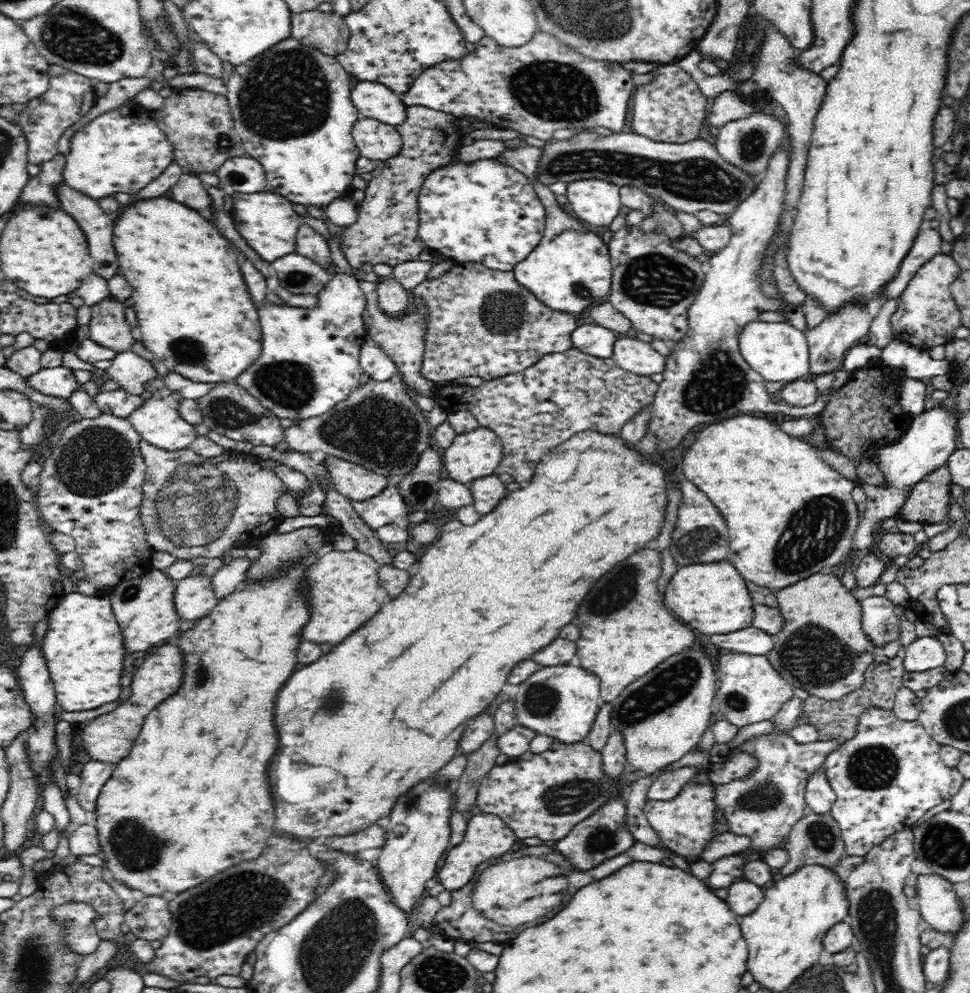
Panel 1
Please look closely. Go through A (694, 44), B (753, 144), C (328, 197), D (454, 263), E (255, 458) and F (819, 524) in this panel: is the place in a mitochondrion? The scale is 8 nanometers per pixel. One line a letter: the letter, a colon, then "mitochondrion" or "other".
A: other
B: mitochondrion
C: other
D: other
E: other
F: mitochondrion

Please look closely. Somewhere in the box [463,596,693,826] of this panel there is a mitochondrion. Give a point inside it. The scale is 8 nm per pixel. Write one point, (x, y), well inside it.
(566, 798)

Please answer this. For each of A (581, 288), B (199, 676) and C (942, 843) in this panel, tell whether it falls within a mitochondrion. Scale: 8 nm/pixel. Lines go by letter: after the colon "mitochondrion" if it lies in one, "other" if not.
A: mitochondrion
B: mitochondrion
C: mitochondrion

